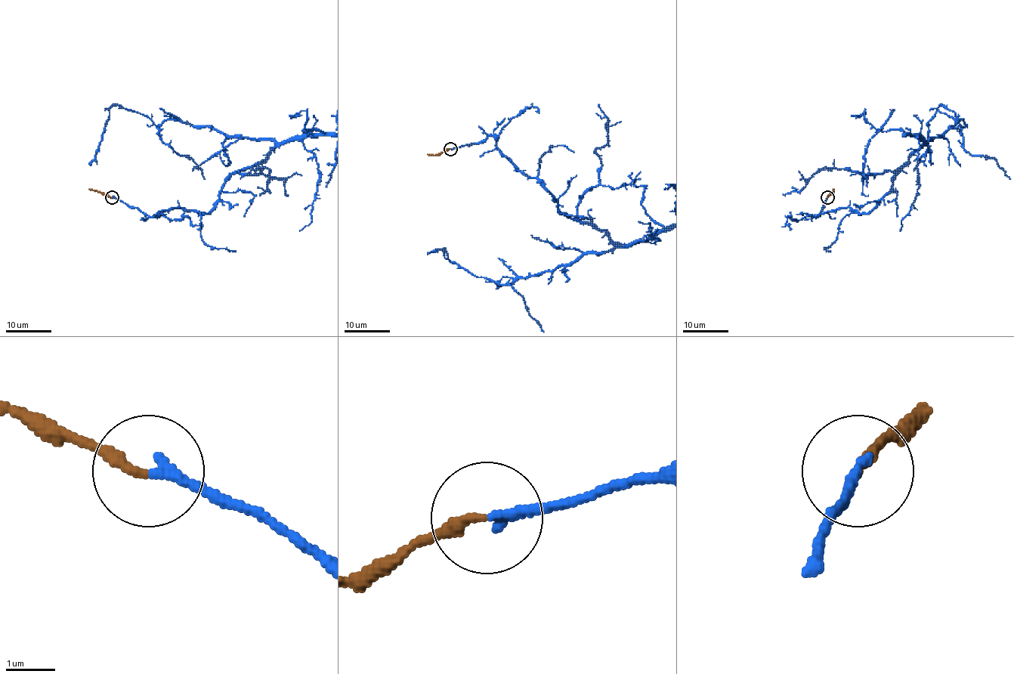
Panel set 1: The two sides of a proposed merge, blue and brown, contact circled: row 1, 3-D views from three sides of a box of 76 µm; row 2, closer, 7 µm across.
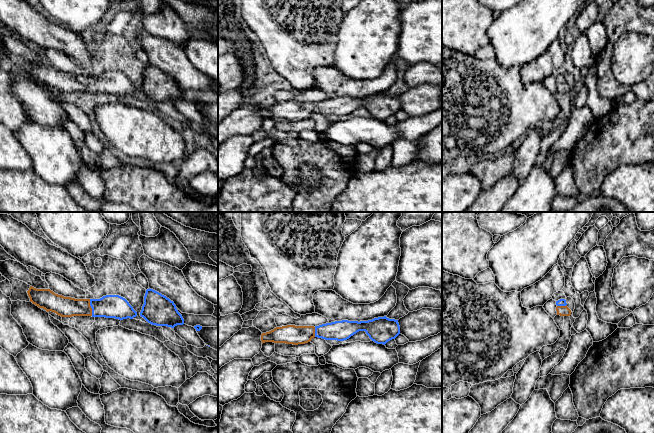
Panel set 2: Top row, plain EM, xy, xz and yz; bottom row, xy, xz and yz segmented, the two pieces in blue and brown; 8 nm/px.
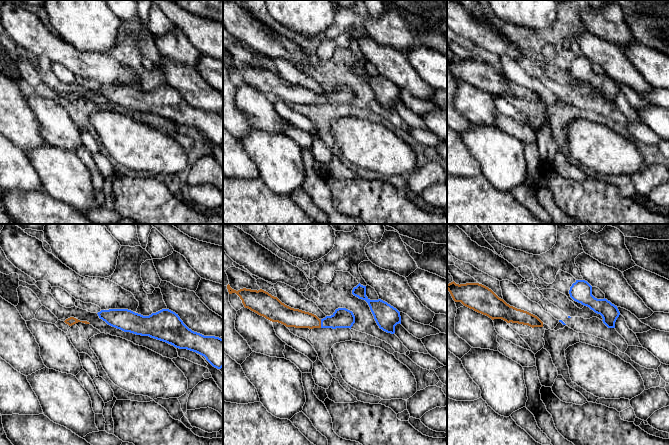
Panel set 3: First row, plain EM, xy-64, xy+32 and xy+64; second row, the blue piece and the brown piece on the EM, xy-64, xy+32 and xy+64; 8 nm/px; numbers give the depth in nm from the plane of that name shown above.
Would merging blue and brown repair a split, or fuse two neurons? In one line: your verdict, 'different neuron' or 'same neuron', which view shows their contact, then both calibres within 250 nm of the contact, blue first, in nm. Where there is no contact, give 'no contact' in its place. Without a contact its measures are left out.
same neuron | xy | 190/160 nm

